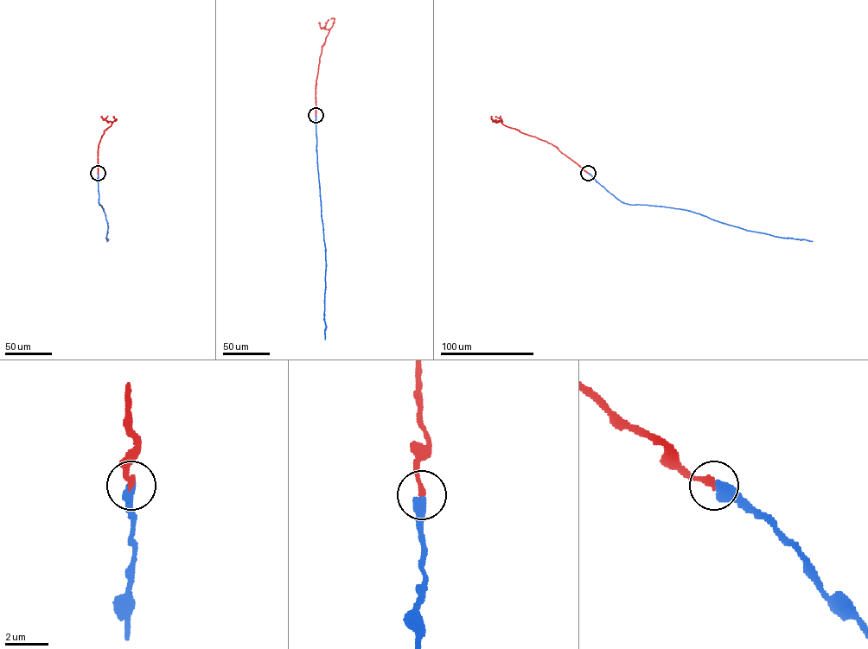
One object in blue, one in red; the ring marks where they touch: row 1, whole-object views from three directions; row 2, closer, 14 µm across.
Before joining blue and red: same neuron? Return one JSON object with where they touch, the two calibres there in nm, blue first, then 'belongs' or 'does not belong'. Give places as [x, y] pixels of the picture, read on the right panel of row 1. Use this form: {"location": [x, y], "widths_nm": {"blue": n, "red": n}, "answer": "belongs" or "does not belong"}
{"location": [588, 173], "widths_nm": {"blue": 500, "red": 240}, "answer": "belongs"}

